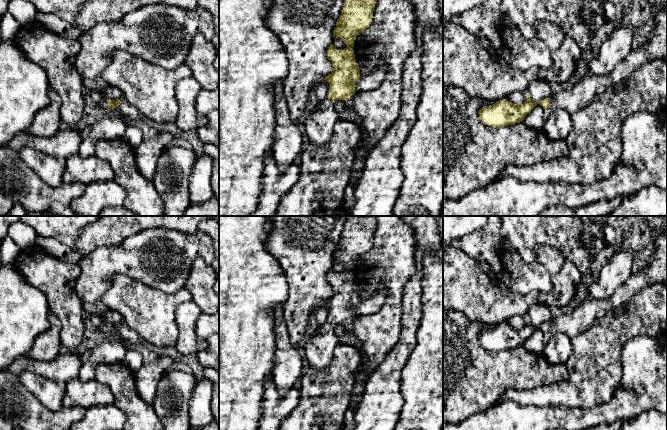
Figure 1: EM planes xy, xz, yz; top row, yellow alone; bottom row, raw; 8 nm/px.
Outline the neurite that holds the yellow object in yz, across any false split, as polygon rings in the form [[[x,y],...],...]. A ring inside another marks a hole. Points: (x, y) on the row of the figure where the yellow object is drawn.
[[[610,74],[584,75],[571,83],[565,90],[561,91],[559,94],[552,98],[544,98],[539,99],[538,101],[532,101],[530,98],[531,94],[528,93],[526,94],[525,102],[521,104],[515,104],[507,99],[502,99],[495,102],[493,105],[484,106],[479,111],[479,118],[485,125],[492,127],[512,125],[523,121],[526,115],[530,113],[532,109],[538,104],[541,105],[543,109],[564,109],[570,115],[572,115],[580,109],[585,108],[592,100],[602,94],[609,87],[610,83]]]

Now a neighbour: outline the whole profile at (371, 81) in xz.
[[[384,64],[376,66],[369,74],[360,76],[355,83],[356,91],[371,91],[381,85],[385,77],[386,68]]]

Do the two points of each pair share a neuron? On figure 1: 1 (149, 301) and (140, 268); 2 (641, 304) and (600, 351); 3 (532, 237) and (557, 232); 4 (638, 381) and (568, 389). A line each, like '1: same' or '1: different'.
1: different
2: same
3: same
4: different

